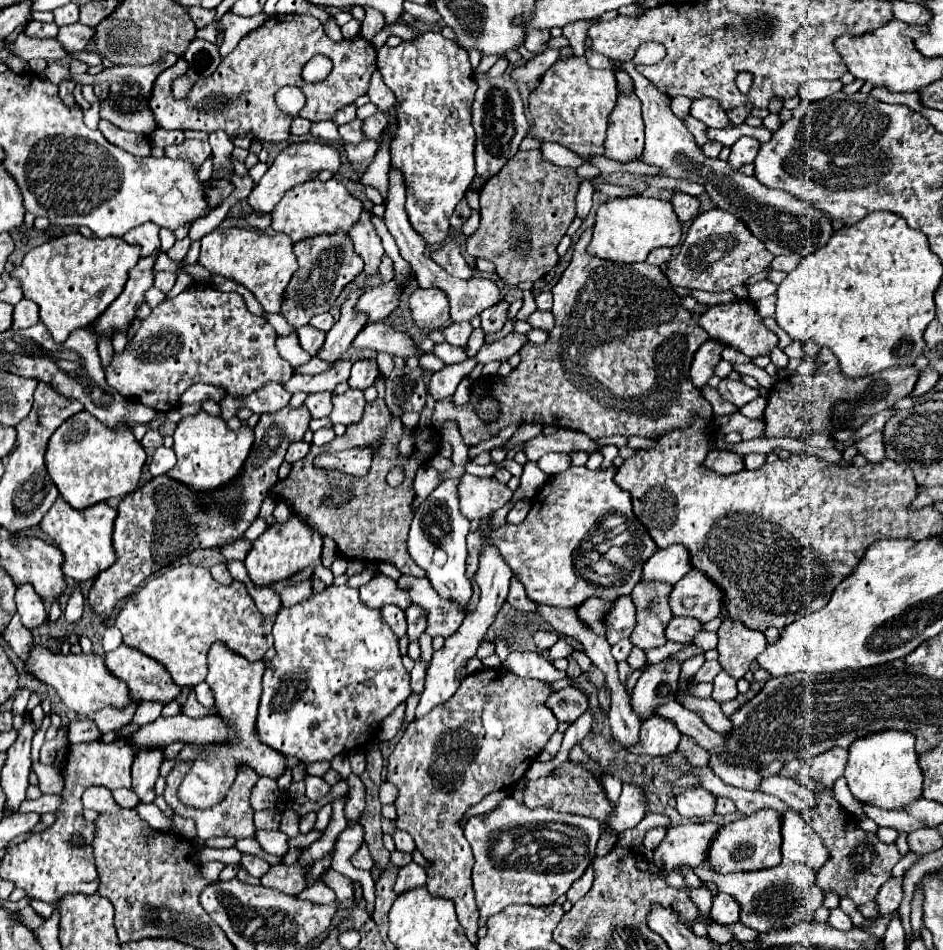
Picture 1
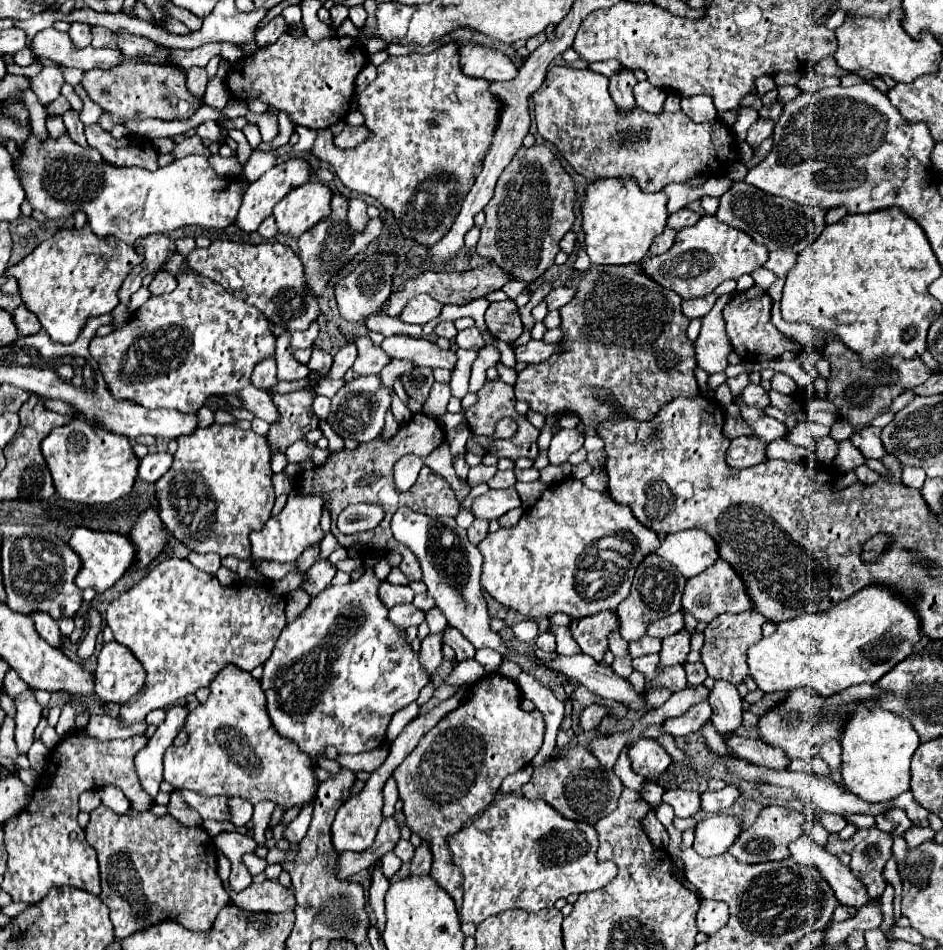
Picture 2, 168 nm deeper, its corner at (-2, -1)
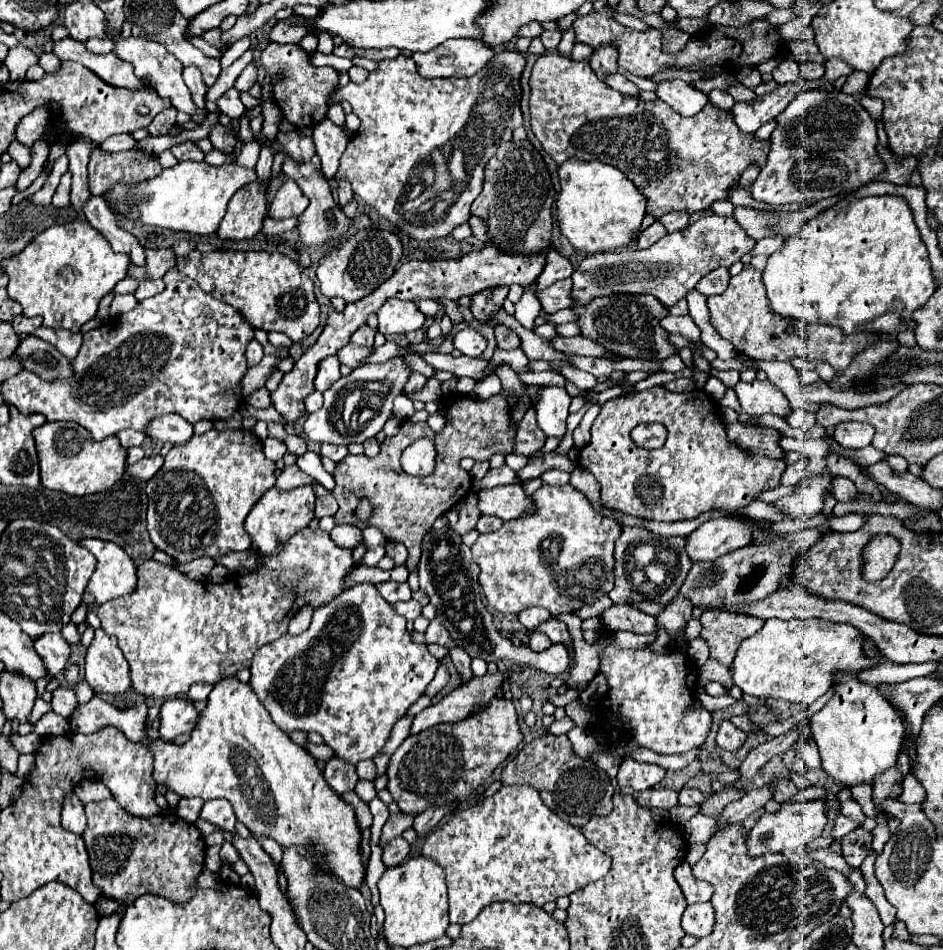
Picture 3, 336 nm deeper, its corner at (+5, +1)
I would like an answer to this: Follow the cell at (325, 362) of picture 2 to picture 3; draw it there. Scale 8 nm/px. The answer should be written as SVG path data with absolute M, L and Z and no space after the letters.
M333 355L333 357L319 363L319 371L317 371L317 377L315 377L315 389L317 391L327 391L339 377L341 377L339 361Z

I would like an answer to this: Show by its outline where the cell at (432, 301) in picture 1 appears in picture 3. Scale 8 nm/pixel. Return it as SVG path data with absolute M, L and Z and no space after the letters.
M389 299L379 313L379 331L383 335L397 335L415 331L425 323L425 315L419 311L419 307L413 301L401 301L401 299Z

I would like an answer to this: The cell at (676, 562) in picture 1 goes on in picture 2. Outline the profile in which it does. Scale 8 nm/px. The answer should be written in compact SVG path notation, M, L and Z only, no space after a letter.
M688 529L668 535L660 549L660 557L676 565L680 573L690 579L718 561L716 541L702 529Z

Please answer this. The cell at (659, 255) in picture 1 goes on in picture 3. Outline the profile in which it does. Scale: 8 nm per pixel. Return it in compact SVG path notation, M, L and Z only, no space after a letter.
M655 221L651 227L647 227L647 229L639 235L637 247L639 247L639 249L647 249L647 247L651 247L653 243L657 243L665 233L667 233L665 227L663 227L659 221Z

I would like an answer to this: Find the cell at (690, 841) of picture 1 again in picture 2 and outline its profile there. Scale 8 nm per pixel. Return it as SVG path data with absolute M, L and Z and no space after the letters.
M712 815L696 825L694 849L700 857L714 857L730 849L740 837L742 821L736 815Z

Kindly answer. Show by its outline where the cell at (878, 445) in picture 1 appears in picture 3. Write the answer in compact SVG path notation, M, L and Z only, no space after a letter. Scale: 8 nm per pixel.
M839 423L835 427L835 433L833 433L833 439L843 445L843 447L849 447L849 449L863 449L867 445L871 445L871 439L873 439L873 425L869 423Z

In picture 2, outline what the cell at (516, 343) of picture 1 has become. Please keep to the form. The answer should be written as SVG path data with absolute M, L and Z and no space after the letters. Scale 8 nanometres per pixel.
M530 339L524 347L514 349L516 351L516 361L524 361L524 363L542 363L548 357L556 355L562 351L560 345L548 345L544 341L534 341Z

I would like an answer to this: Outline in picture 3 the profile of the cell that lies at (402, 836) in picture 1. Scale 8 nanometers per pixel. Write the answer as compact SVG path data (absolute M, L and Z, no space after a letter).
M395 837L393 841L389 841L389 843L383 847L383 863L385 863L387 867L399 865L399 863L403 863L403 861L407 859L409 851L411 851L411 845L409 845L405 839Z

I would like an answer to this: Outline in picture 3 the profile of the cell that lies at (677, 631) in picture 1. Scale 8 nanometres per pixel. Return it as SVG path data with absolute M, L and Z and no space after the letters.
M613 605L601 617L611 631L631 631L631 633L651 635L657 633L659 629L657 619L653 615L647 615L633 605Z

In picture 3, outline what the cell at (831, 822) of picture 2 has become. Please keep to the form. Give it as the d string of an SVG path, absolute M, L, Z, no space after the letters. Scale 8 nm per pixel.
M837 815L837 819L833 821L831 835L833 835L835 839L841 839L841 837L845 837L847 833L851 833L855 827L857 827L857 823L855 823L855 821L851 821L851 819L849 819L849 817L845 817L845 815Z

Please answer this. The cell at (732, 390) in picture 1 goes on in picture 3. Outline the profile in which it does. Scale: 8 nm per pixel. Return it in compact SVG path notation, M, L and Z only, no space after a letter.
M753 381L753 383L737 383L735 387L737 399L741 403L741 409L747 415L765 415L775 413L785 417L789 413L789 401L787 397L775 389L769 381Z

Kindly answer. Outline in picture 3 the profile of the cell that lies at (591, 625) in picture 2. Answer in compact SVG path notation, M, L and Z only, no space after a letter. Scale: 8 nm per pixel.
M549 619L549 621L545 621L537 631L543 631L553 643L573 643L573 639L571 639L571 633L569 633L569 629L567 629L567 625L563 623L563 621L559 621L559 619Z

